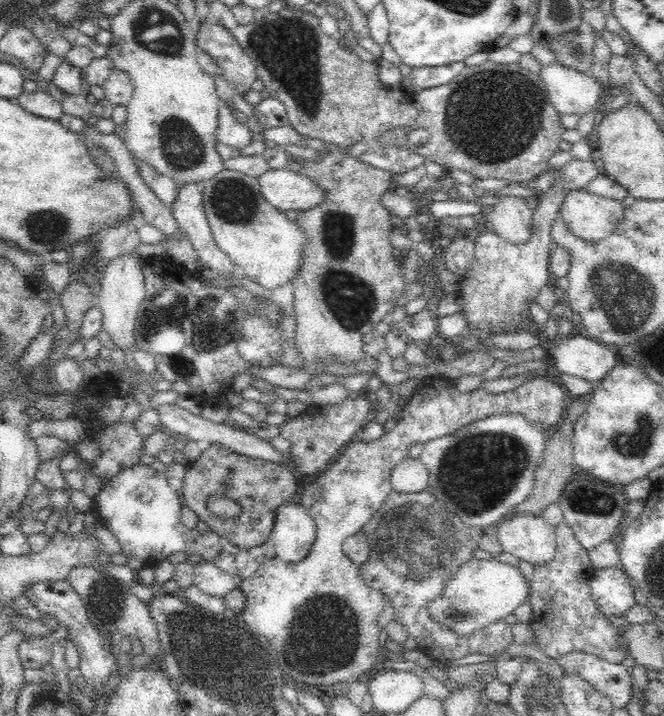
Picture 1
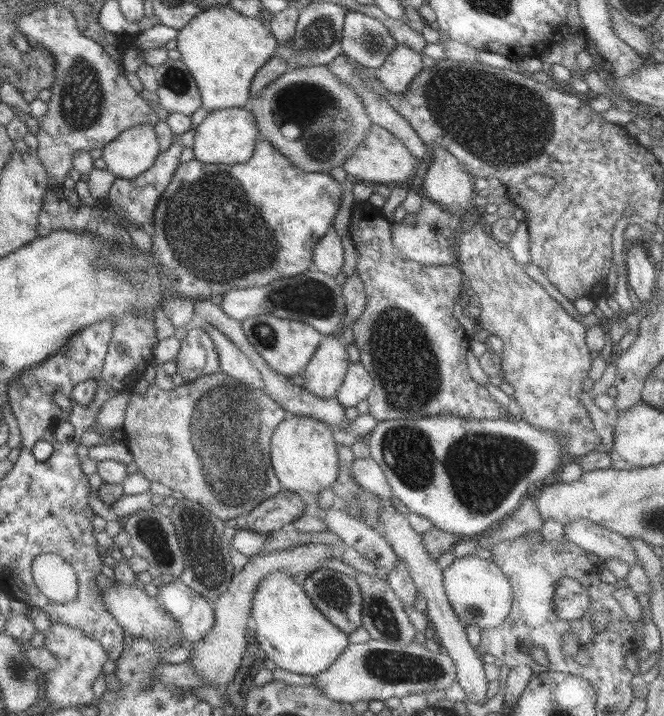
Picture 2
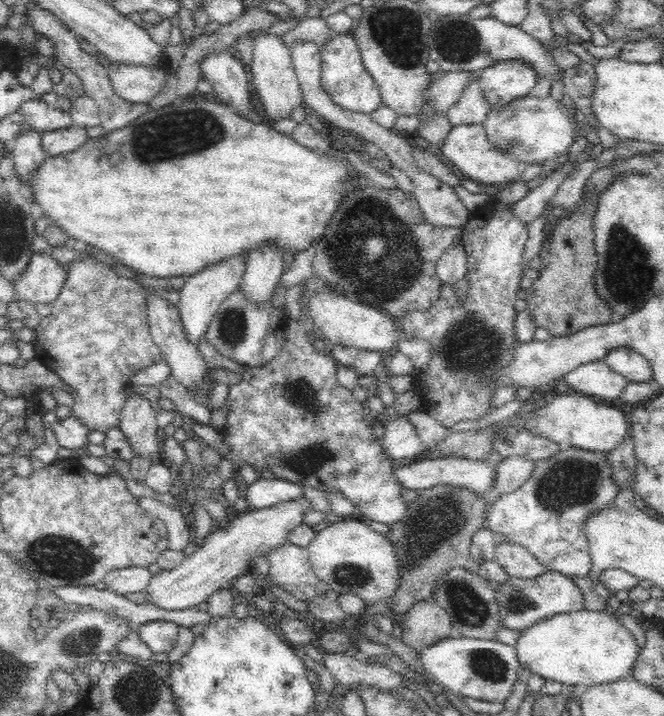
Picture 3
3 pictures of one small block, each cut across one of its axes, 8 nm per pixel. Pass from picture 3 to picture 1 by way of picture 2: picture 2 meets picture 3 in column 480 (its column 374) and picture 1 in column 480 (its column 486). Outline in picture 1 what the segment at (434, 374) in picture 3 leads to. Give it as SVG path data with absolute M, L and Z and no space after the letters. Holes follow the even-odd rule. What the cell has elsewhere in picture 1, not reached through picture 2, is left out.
M544 377L528 379L516 390L504 394L489 394L481 390L461 394L451 382L452 380L444 378L424 379L415 397L406 403L402 417L389 433L384 433L375 441L350 442L342 450L338 460L324 470L311 486L304 489L300 504L312 515L317 537L310 554L303 561L288 565L278 558L266 558L250 578L242 579L236 586L245 596L245 606L241 612L242 626L246 626L250 634L259 639L258 642L268 644L274 650L276 664L290 678L302 680L312 686L332 686L336 682L349 684L371 670L376 662L381 631L378 616L383 612L386 598L364 582L359 571L360 565L345 555L343 544L346 539L362 530L393 491L391 474L396 466L428 441L454 434L463 426L483 418L518 414L532 425L551 431L561 422L568 397L562 387Z

